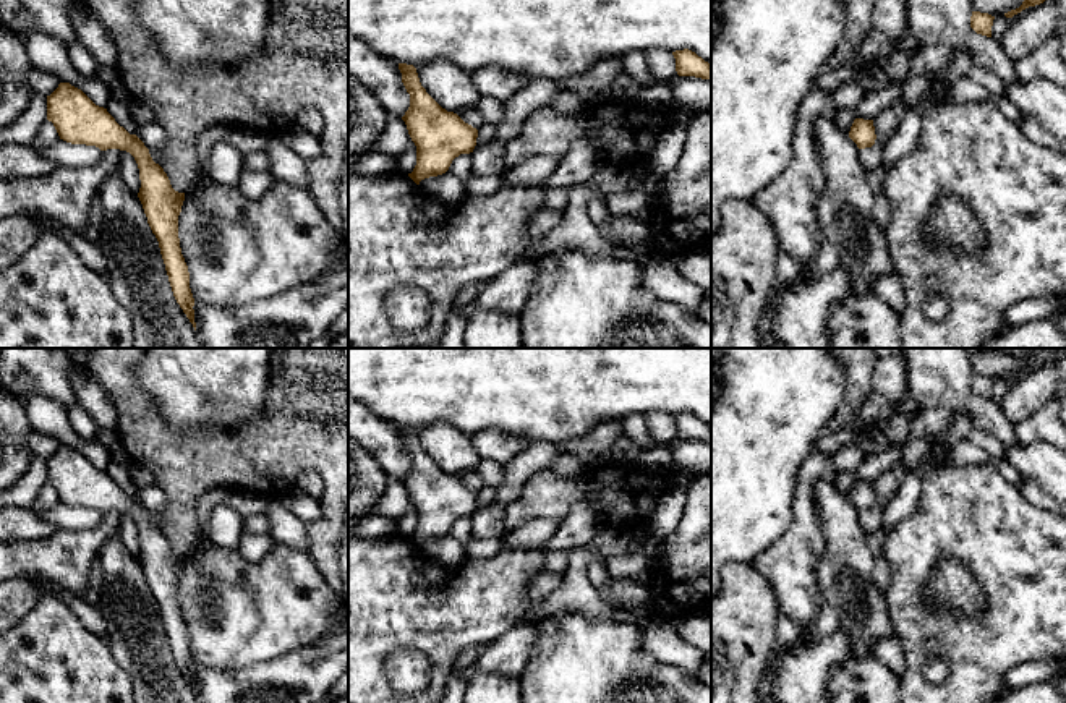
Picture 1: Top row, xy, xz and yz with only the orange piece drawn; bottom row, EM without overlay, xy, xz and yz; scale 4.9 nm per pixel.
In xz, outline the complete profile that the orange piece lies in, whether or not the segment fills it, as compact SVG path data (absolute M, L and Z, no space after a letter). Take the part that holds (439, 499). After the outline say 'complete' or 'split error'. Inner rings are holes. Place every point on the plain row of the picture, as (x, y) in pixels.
M399 426L410 470L402 479L416 509L416 528L408 539L421 543L442 538L460 517L473 515L478 492L457 476L442 471L421 449L413 428Z; complete

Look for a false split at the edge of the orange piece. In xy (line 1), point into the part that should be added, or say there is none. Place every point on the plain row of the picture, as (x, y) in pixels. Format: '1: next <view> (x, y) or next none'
1: next none

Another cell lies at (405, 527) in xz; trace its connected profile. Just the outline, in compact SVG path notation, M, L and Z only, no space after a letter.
M410 501L407 513L397 522L397 533L403 538L408 538L413 535L416 528L416 509Z

